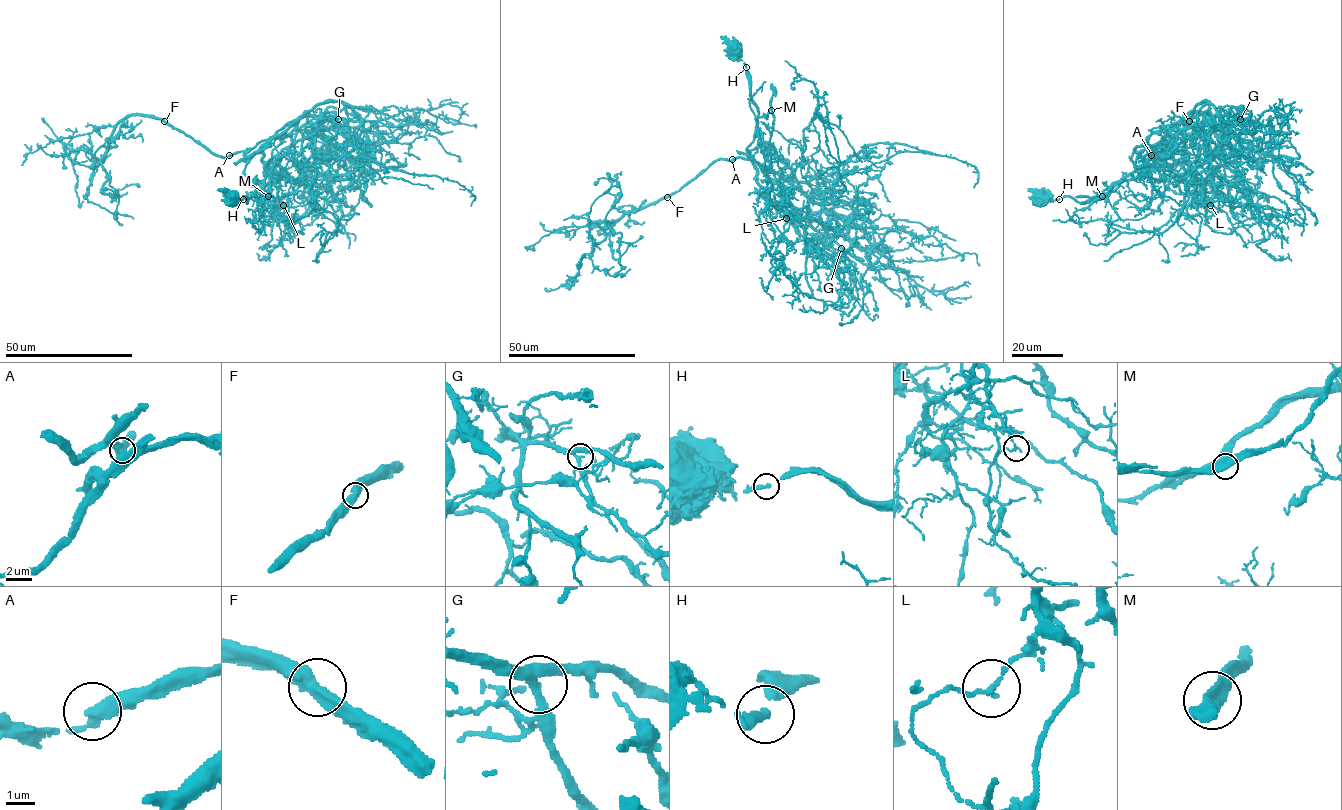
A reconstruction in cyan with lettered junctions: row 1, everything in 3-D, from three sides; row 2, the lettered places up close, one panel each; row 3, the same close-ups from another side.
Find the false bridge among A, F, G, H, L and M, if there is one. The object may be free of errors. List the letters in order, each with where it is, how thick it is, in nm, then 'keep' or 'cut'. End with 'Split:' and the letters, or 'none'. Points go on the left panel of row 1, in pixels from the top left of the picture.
A: place (229, 155); calibre 440 nm; keep
F: place (164, 121); calibre 480 nm; keep
G: place (338, 119); calibre 240 nm; keep
H: place (243, 199); calibre 240 nm; keep
L: place (283, 205); calibre 150 nm; cut
M: place (268, 196); calibre 480 nm; keep
Split: L

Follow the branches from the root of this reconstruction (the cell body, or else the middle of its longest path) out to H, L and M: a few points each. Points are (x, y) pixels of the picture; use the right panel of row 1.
H: (1042, 198), (1040, 194), (1047, 194), (1058, 199)
L: (1042, 198), (1089, 201), (1133, 180), (1153, 156), (1178, 153), (1192, 169), (1191, 200), (1200, 194), (1210, 205)
M: (1042, 198), (1089, 201), (1133, 180), (1156, 155), (1178, 153), (1187, 161), (1168, 158), (1135, 169), (1101, 196)

